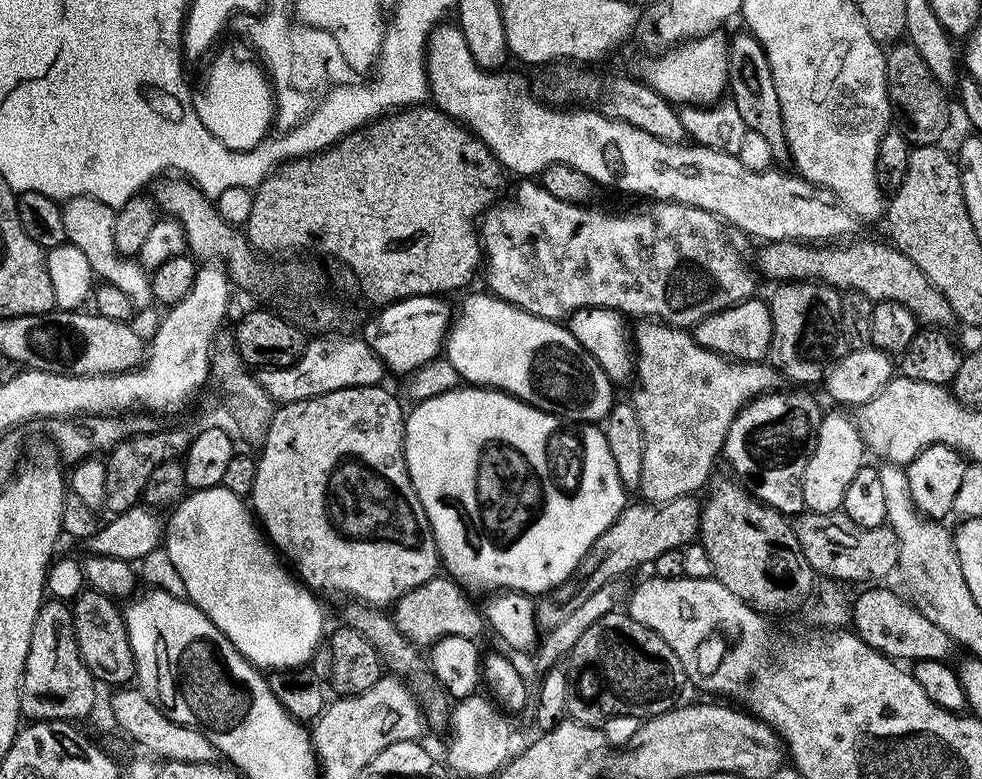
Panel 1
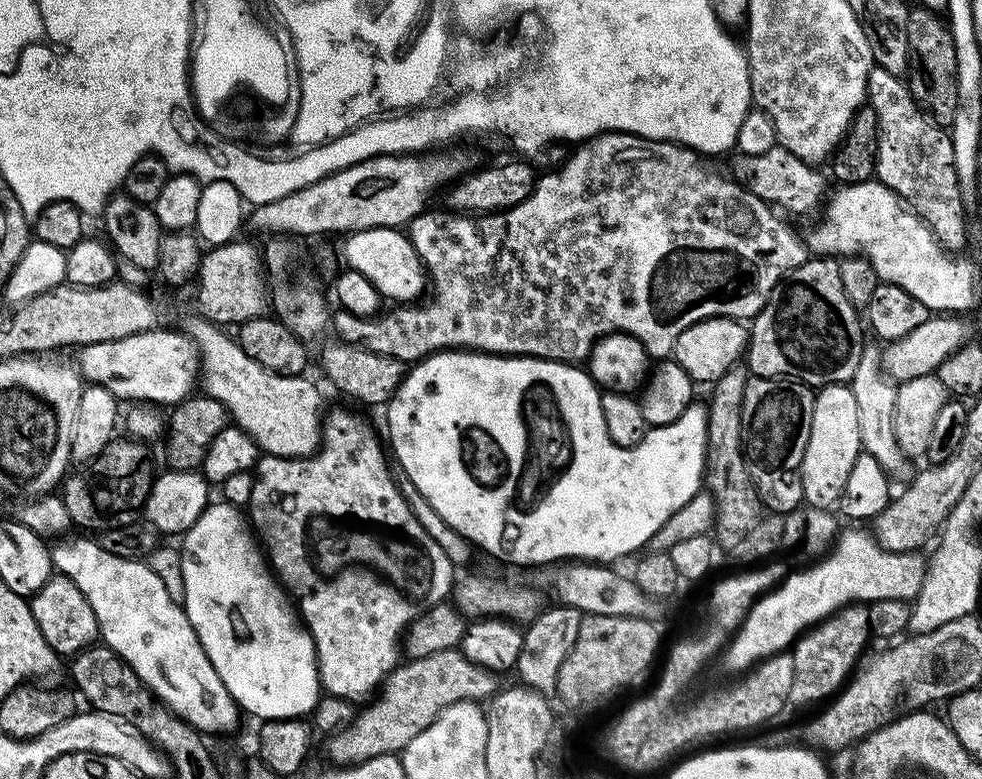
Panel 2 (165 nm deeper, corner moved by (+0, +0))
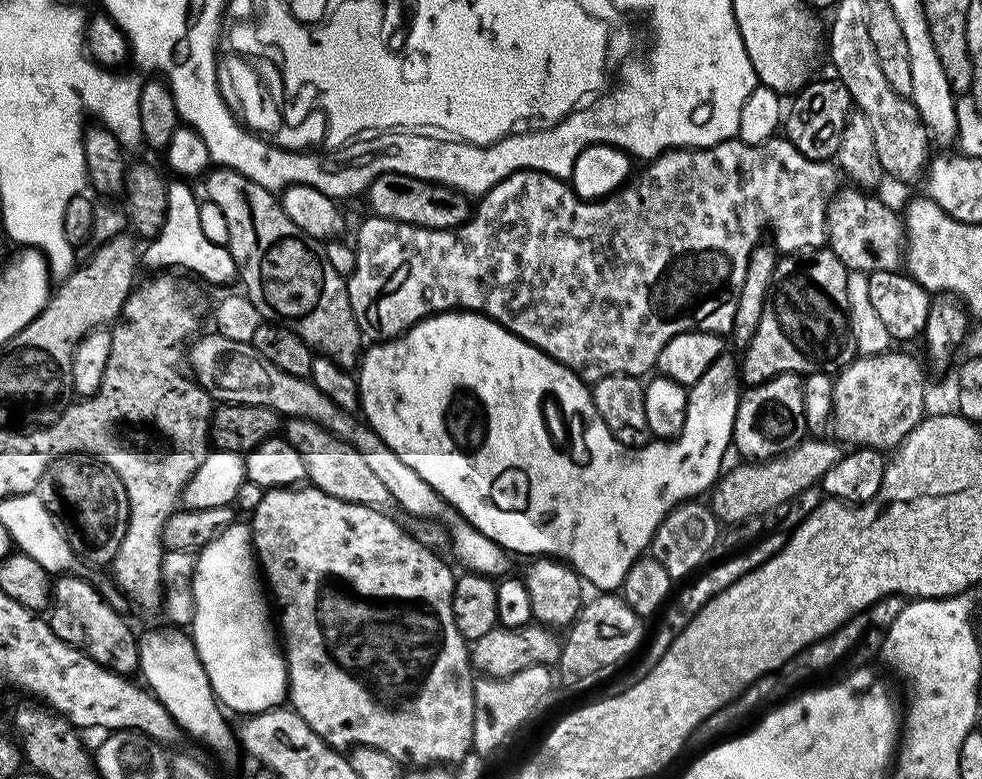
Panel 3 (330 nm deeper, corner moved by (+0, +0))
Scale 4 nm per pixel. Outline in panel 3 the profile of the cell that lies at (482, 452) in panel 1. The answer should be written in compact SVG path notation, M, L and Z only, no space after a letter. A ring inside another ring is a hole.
M463 310L441 312L419 320L403 336L376 342L371 346L373 348L363 353L358 365L359 407L368 427L373 428L384 439L386 446L390 446L390 450L394 450L394 454L398 454L398 458L402 458L406 466L422 474L422 478L426 478L426 482L430 482L430 486L438 490L446 503L452 505L479 532L486 534L486 538L502 546L505 552L517 557L520 555L528 556L527 558L563 560L565 564L572 565L591 587L593 584L596 590L616 590L623 585L630 566L634 566L636 559L649 551L654 534L664 521L665 514L689 498L703 497L720 480L724 455L727 454L728 448L730 452L730 445L733 443L732 431L736 425L736 411L742 395L742 377L738 371L737 357L735 360L731 354L719 356L710 366L710 370L702 374L699 382L687 389L688 409L685 412L685 424L676 436L672 439L652 438L643 448L628 448L617 442L606 422L602 422L602 414L598 414L594 406L589 385L581 377L570 371L565 364L550 358L541 348L535 348L513 332L508 332L489 316ZM548 388L552 388L552 392L556 392L556 396L564 400L564 412L568 412L568 420L572 420L572 440L576 440L572 456L556 456L552 444L548 444L548 436L544 436L544 424L540 424L540 392L548 392Z

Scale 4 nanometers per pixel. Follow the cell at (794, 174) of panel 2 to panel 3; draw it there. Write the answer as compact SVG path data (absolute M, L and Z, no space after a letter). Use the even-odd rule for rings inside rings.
M852 186L848 188L849 189L847 190L847 192L844 192L842 194L837 193L829 199L829 204L827 208L827 230L825 232L828 247L834 254L837 254L838 260L842 262L843 265L847 266L849 271L866 273L897 271L901 267L904 258L904 241L906 237L904 235L903 217L898 212L896 214L888 205L884 204L880 199L872 197L875 195L865 194L861 189L857 189Z

